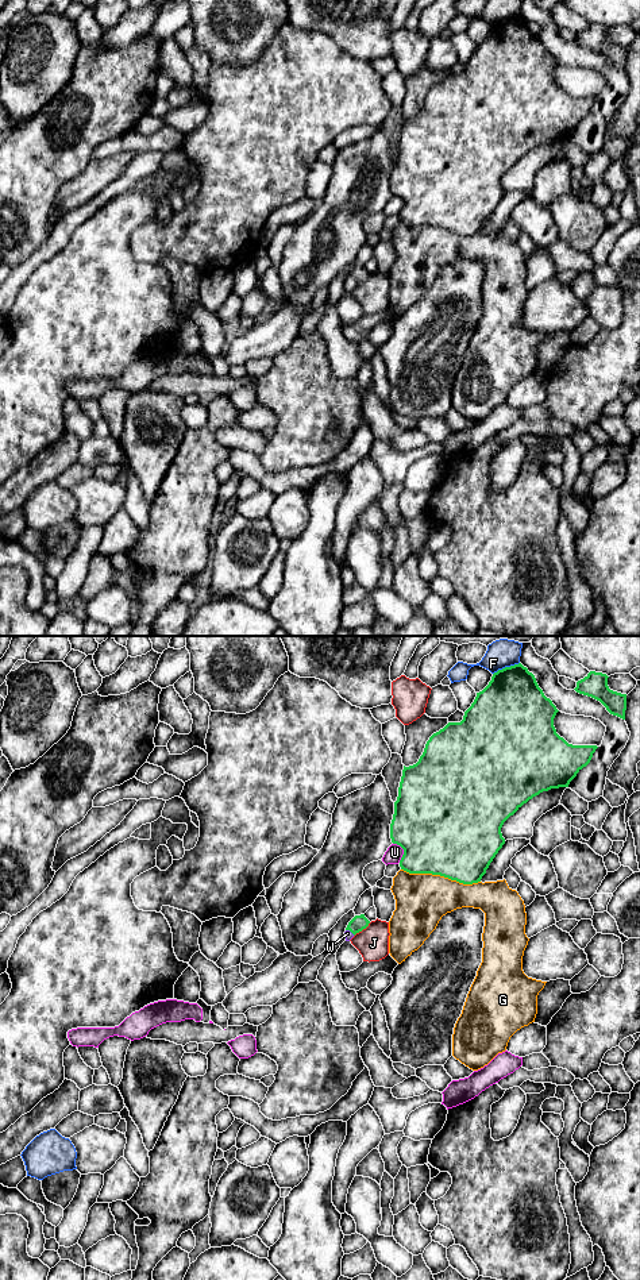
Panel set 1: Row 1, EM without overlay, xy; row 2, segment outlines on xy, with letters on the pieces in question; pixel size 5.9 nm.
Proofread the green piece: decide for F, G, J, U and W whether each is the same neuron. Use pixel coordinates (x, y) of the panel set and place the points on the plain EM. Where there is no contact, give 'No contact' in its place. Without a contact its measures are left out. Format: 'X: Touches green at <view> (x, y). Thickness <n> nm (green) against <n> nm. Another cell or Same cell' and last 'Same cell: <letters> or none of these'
F: Touches green at xy (505, 19). Thickness 400 nm (green) against 140 nm. Another cell
G: Touches green at xy (440, 227). Thickness 500 nm (green) against 320 nm. Another cell
J: Touches green at xy (362, 281). Thickness 90 nm (green) against 190 nm. Another cell
U: Touches green at xy (404, 203). Thickness 500 nm (green) against 100 nm. Another cell
W: Touches green at xy (350, 282). Thickness 90 nm (green) against 50 nm. Same cell
Same cell: W

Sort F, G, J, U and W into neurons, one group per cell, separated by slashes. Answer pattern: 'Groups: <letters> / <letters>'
Groups: F / G / J / U / W

